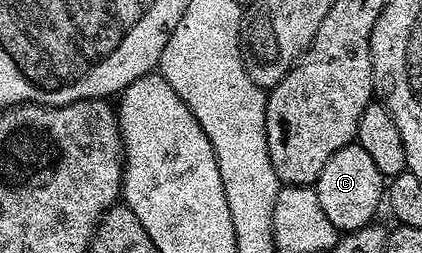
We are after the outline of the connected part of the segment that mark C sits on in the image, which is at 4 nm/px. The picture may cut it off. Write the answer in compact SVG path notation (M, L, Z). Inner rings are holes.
M358 141L345 145L325 161L325 169L315 178L313 184L315 199L321 201L323 215L329 217L336 232L346 233L368 226L385 199L385 177L377 169L369 153L361 149Z

